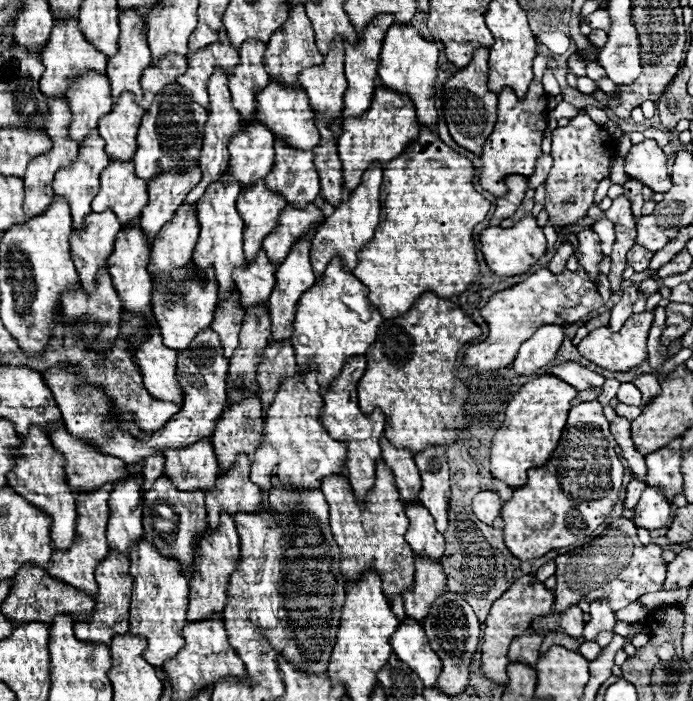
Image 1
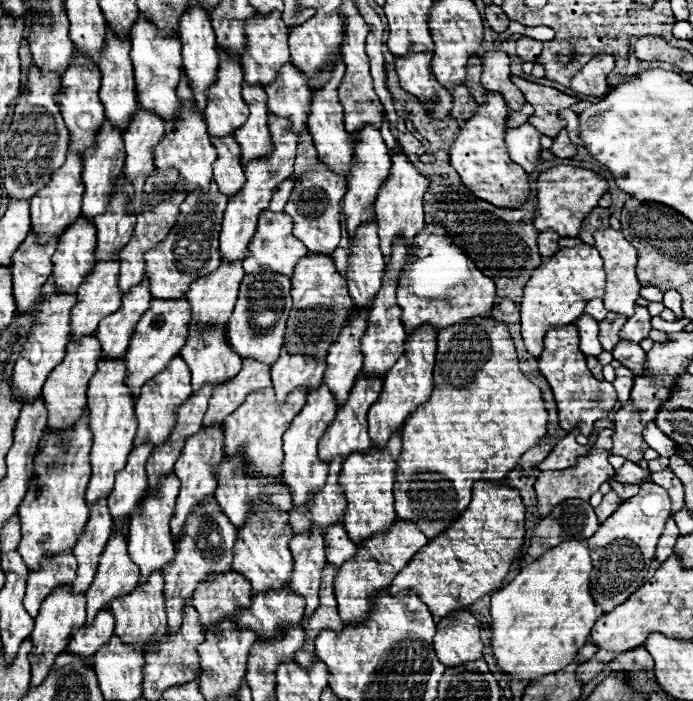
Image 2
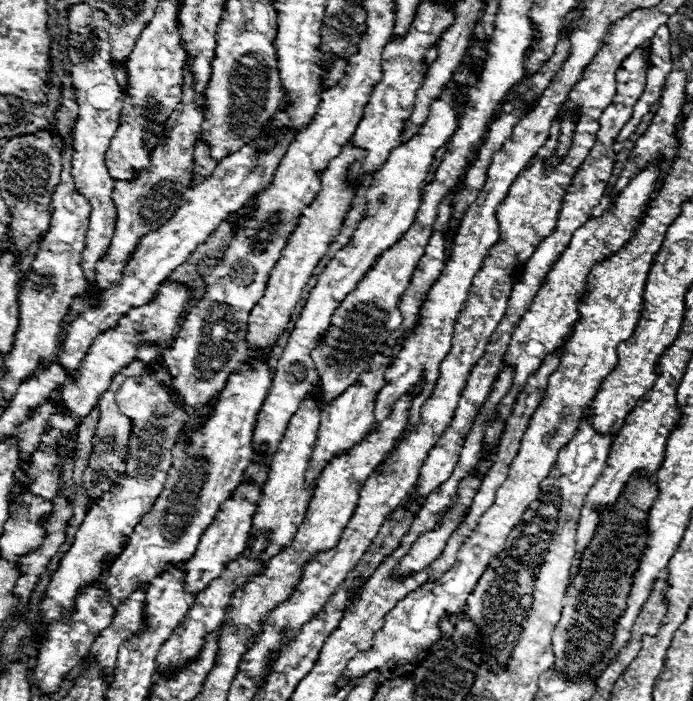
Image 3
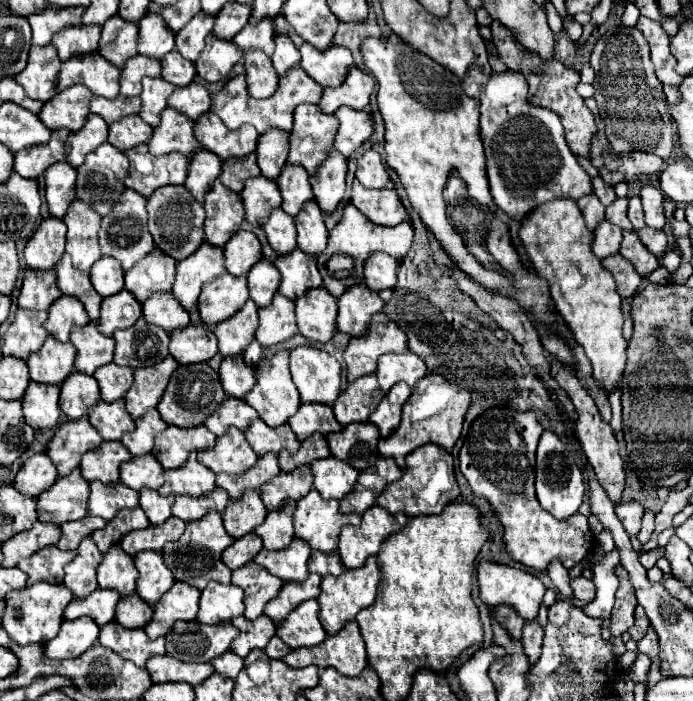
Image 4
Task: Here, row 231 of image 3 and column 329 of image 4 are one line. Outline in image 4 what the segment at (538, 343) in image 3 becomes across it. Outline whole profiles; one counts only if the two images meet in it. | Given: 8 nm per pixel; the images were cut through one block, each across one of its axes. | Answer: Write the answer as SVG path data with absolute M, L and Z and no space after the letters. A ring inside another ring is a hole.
M368 558L368 562L360 568L346 570L336 578L322 578L322 594L318 596L320 602L320 622L328 634L338 634L346 622L352 622L356 614L368 606L374 604L376 594L378 594L378 584L380 584L380 568L376 558Z

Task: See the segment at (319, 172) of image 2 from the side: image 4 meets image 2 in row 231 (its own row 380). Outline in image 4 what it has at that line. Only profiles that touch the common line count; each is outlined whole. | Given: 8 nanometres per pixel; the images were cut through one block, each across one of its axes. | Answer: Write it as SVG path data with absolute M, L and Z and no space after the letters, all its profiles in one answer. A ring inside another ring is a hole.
M294 348L290 352L290 372L302 404L332 406L340 396L340 364L322 350Z

